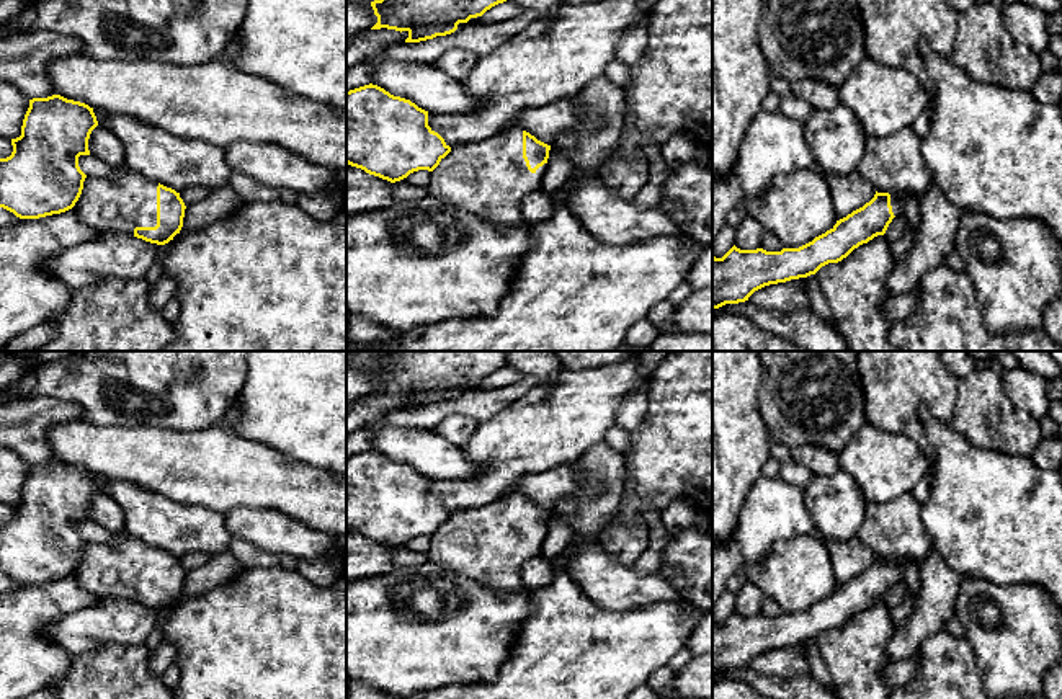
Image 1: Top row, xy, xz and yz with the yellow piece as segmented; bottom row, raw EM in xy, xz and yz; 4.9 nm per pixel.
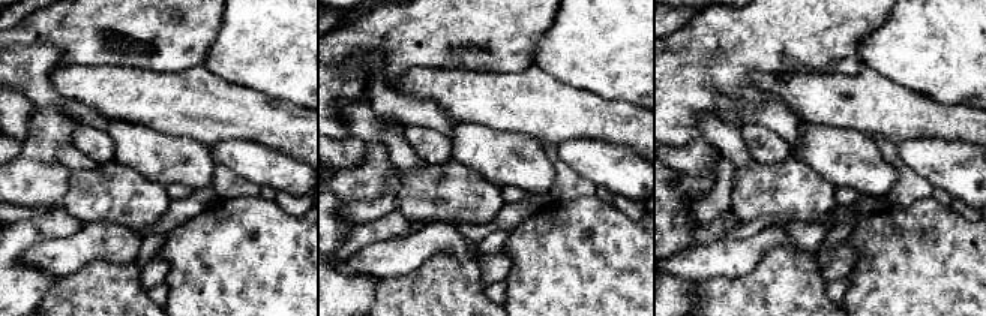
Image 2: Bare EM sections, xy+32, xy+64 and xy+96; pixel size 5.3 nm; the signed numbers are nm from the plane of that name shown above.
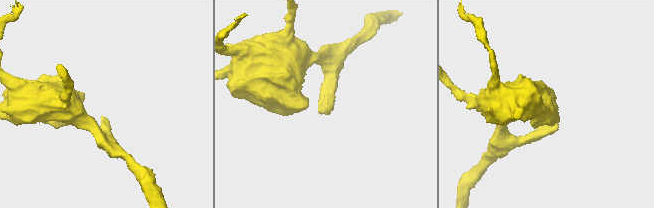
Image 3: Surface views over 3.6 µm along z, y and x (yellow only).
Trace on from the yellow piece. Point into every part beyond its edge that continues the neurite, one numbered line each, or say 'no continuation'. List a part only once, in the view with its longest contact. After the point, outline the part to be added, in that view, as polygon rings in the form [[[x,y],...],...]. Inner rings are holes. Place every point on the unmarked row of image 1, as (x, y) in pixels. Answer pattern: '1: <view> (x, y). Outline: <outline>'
1: xy (120, 569). Outline: [[[121,532],[109,542],[87,542],[74,575],[98,598],[134,601],[136,593],[157,591],[157,552]]]

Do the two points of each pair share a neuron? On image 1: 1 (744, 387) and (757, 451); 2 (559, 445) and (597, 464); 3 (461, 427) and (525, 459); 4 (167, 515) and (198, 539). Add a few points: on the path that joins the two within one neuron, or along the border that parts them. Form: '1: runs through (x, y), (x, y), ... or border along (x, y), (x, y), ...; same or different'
1: runs through (744, 404), (744, 435); same
2: border along (603, 440), (590, 446), (574, 463); different
3: border along (479, 423), (477, 430), (461, 446); different
4: runs through (175, 523), (190, 531); same

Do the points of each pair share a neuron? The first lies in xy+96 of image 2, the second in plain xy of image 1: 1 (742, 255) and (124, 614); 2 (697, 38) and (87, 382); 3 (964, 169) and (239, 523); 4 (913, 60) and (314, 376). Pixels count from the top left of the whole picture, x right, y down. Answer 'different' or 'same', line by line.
1: same
2: same
3: same
4: same

